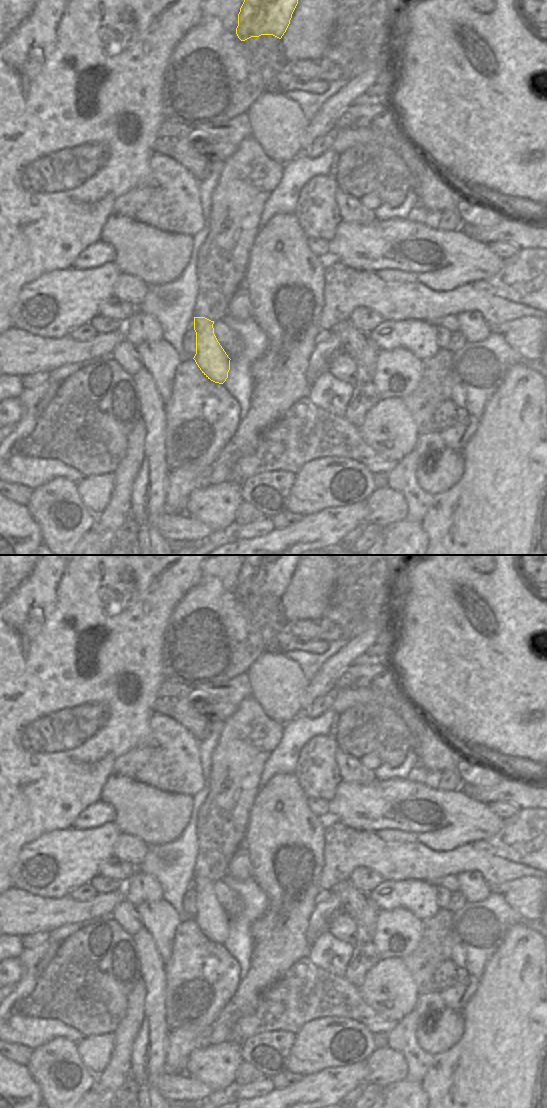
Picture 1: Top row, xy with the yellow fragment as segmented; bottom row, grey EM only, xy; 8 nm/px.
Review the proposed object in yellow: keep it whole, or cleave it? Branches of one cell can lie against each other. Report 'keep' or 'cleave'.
keep

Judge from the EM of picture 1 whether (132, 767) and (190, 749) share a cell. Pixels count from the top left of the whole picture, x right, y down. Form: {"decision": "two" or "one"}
{"decision": "one"}

